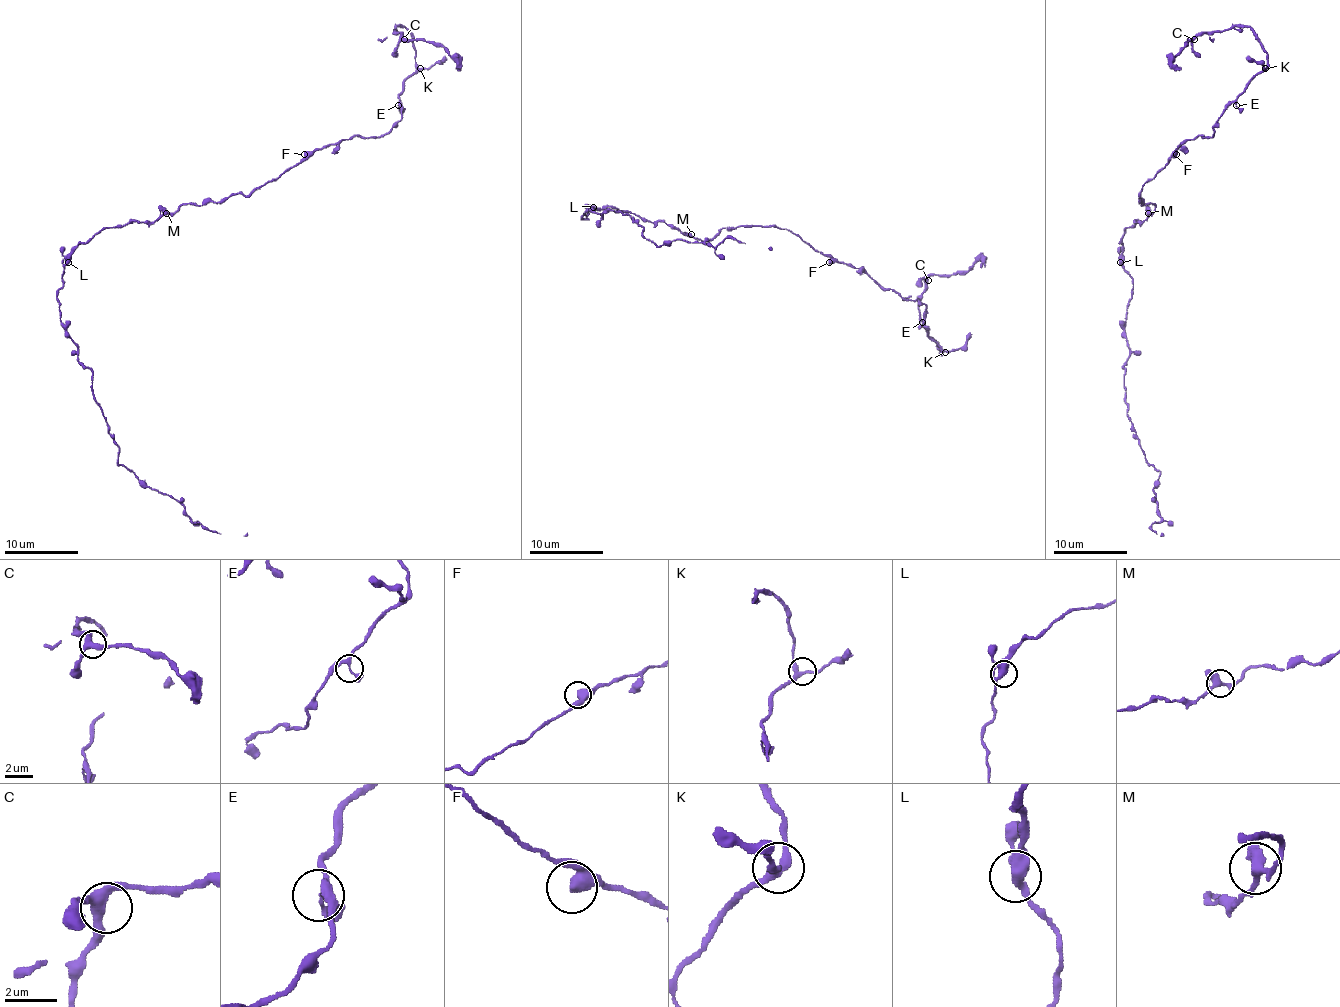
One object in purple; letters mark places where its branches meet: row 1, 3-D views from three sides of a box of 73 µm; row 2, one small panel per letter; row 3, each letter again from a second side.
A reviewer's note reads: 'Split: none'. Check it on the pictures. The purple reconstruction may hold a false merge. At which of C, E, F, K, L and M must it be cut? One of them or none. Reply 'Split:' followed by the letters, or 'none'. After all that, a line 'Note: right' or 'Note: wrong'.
Split: none
Note: right

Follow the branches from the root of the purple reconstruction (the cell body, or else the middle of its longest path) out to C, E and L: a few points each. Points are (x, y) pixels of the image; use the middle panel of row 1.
C: (702, 242), (724, 227), (789, 229), (904, 299), (921, 301), (926, 334), (939, 354), (919, 313), (928, 280)
E: (702, 242), (724, 227), (789, 229), (823, 255), (862, 268), (904, 299), (921, 301), (926, 306), (923, 323)
L: (702, 242), (664, 222), (642, 220), (633, 213), (614, 207), (592, 207)

